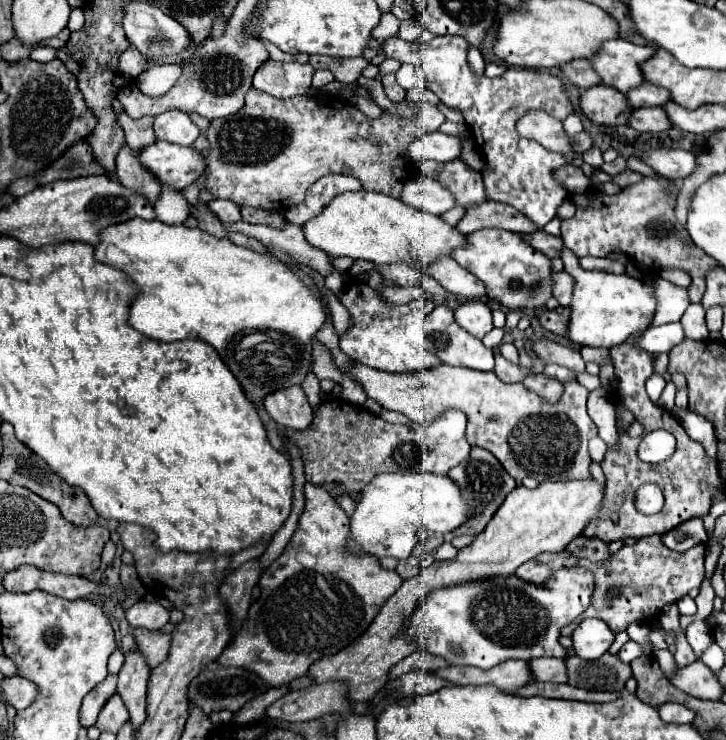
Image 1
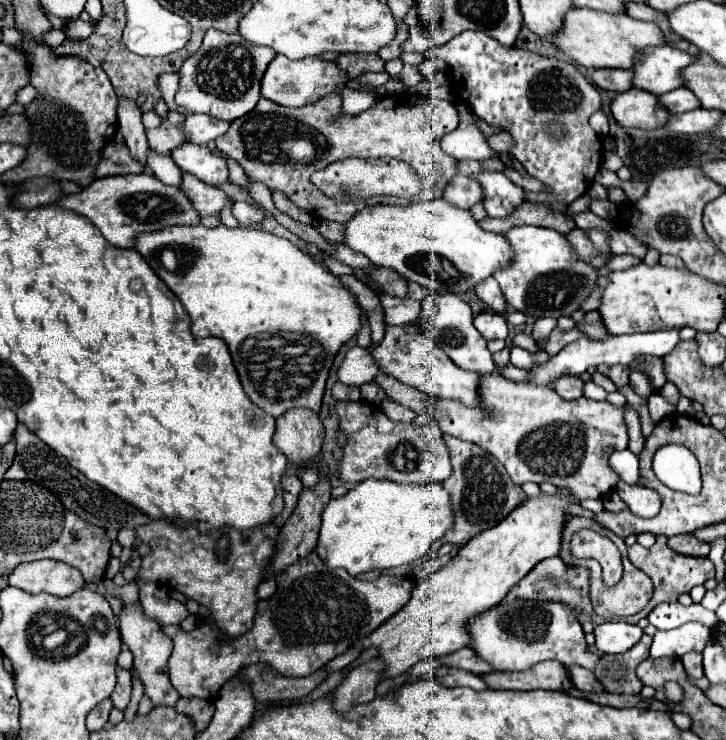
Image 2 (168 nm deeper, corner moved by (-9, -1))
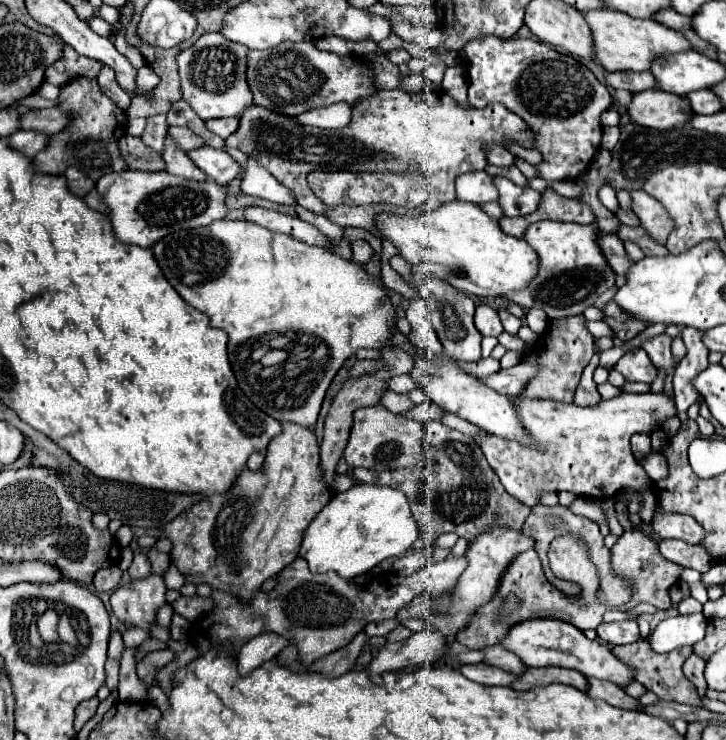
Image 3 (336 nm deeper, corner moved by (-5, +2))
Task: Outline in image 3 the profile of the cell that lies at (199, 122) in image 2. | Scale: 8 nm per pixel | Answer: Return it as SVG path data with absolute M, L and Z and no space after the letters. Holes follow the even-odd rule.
M240 115L226 117L226 119L210 119L210 121L206 121L206 127L212 133L220 135L222 139L226 139L226 137L230 137L238 129L238 123L240 123Z

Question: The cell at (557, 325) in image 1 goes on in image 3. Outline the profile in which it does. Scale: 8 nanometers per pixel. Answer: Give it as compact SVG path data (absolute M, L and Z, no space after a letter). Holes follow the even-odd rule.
M610 301L602 311L606 315L606 323L616 331L618 339L622 339L622 341L634 339L648 327L644 321L630 317L624 309L620 309L620 305L616 301Z

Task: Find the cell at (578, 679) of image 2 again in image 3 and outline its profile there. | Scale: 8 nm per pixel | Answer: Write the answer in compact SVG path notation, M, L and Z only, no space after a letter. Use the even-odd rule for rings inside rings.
M588 679L588 681L590 681L588 695L592 699L602 699L614 707L628 709L628 711L640 711L640 701L626 695L626 691L620 689L618 685L612 685L610 681L600 681L600 679Z

